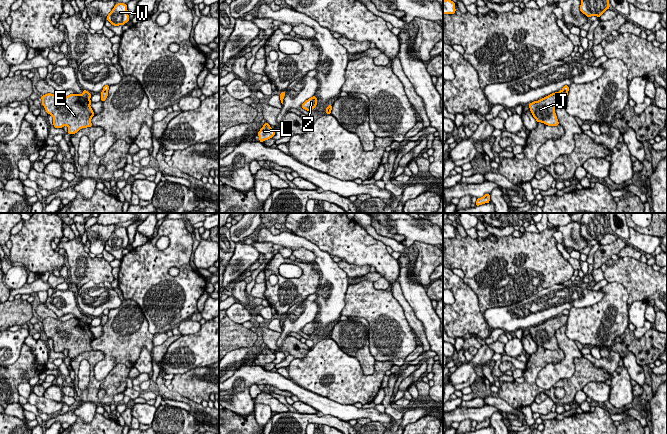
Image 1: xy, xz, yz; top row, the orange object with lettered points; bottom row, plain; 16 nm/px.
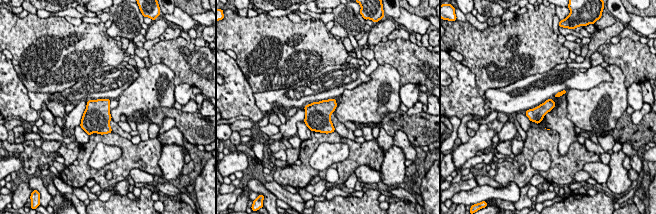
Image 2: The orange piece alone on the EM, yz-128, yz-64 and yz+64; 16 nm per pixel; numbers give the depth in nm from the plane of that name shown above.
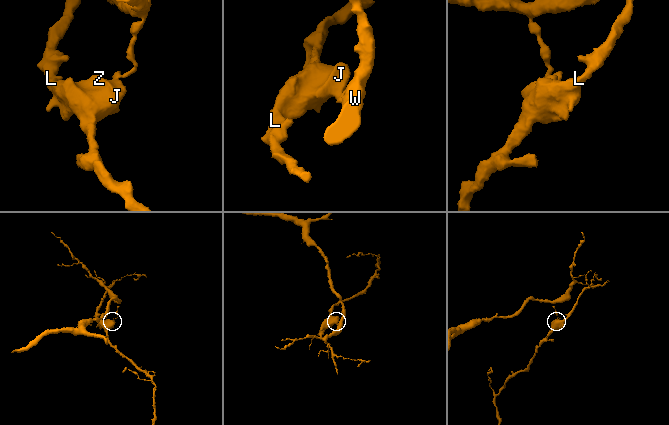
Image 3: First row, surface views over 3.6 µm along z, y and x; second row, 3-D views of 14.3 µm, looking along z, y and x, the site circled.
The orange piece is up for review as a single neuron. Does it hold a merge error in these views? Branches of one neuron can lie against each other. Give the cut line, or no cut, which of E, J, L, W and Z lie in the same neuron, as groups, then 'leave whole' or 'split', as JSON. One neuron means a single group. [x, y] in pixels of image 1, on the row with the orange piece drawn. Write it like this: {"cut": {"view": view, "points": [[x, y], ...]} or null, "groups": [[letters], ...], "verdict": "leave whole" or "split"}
{"cut": {"view": "xz", "points": [[331, 105], [330, 109], [326, 112]]}, "groups": [["E", "J", "L", "Z"], ["W"]], "verdict": "split"}

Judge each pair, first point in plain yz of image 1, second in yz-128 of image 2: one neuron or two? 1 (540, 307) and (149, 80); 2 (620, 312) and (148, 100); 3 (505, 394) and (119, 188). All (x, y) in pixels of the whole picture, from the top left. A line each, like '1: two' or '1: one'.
1: two
2: one
3: two

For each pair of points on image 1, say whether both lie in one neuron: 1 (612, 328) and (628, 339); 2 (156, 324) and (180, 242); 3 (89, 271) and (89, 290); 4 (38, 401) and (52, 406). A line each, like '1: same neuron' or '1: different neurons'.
1: different neurons
2: same neuron
3: different neurons
4: same neuron

